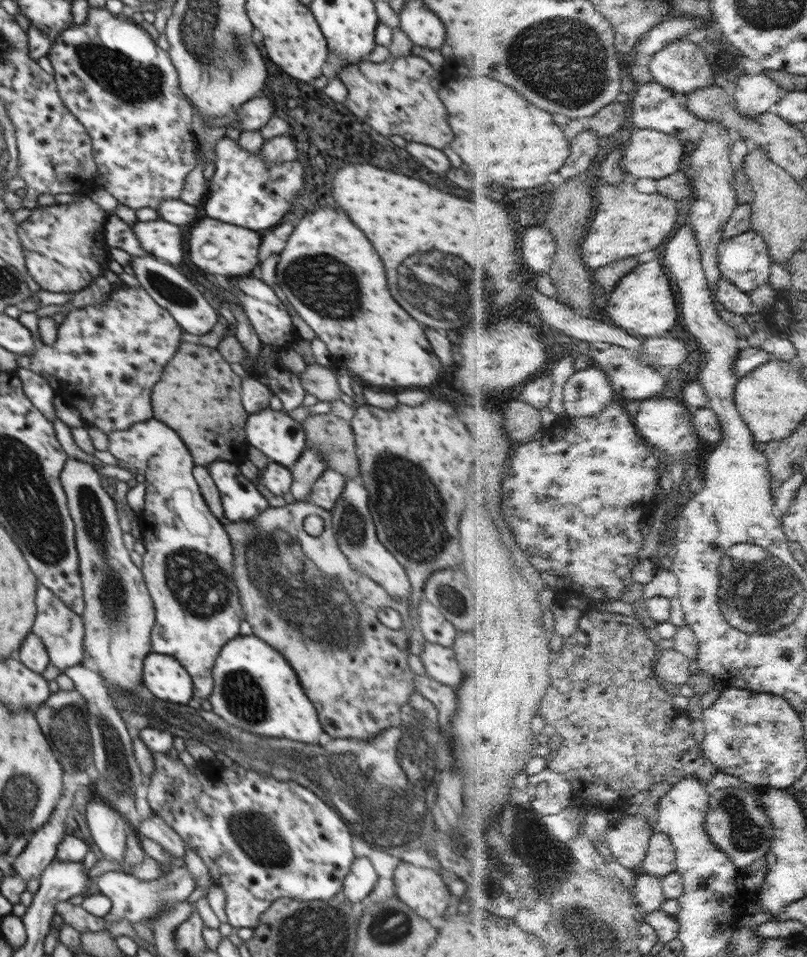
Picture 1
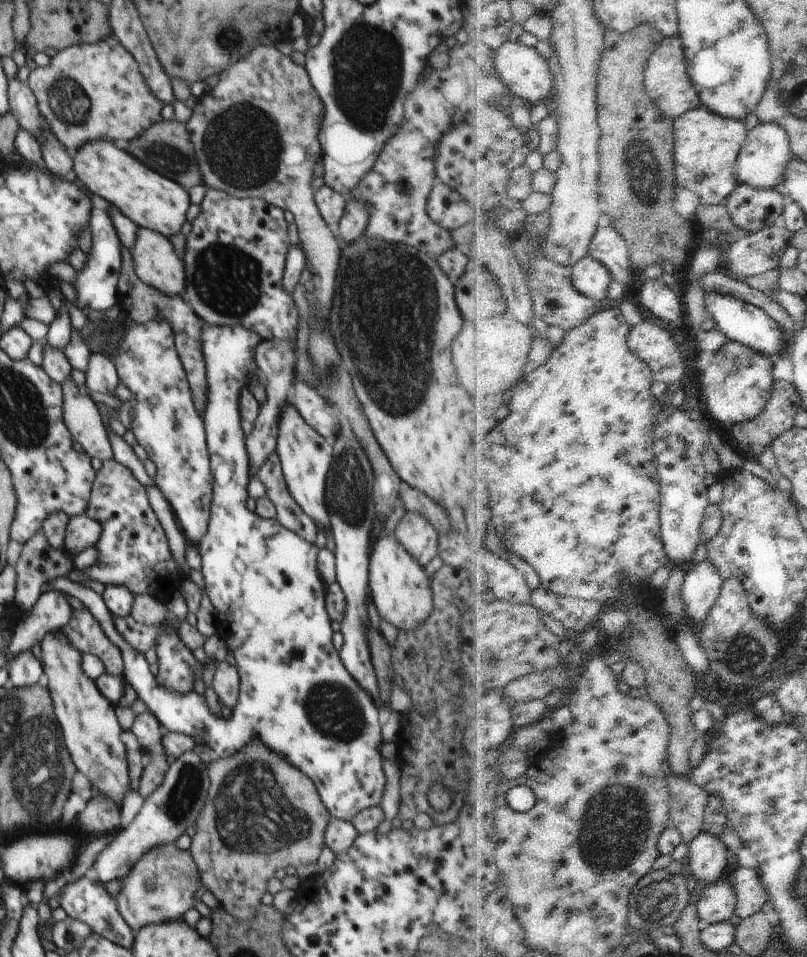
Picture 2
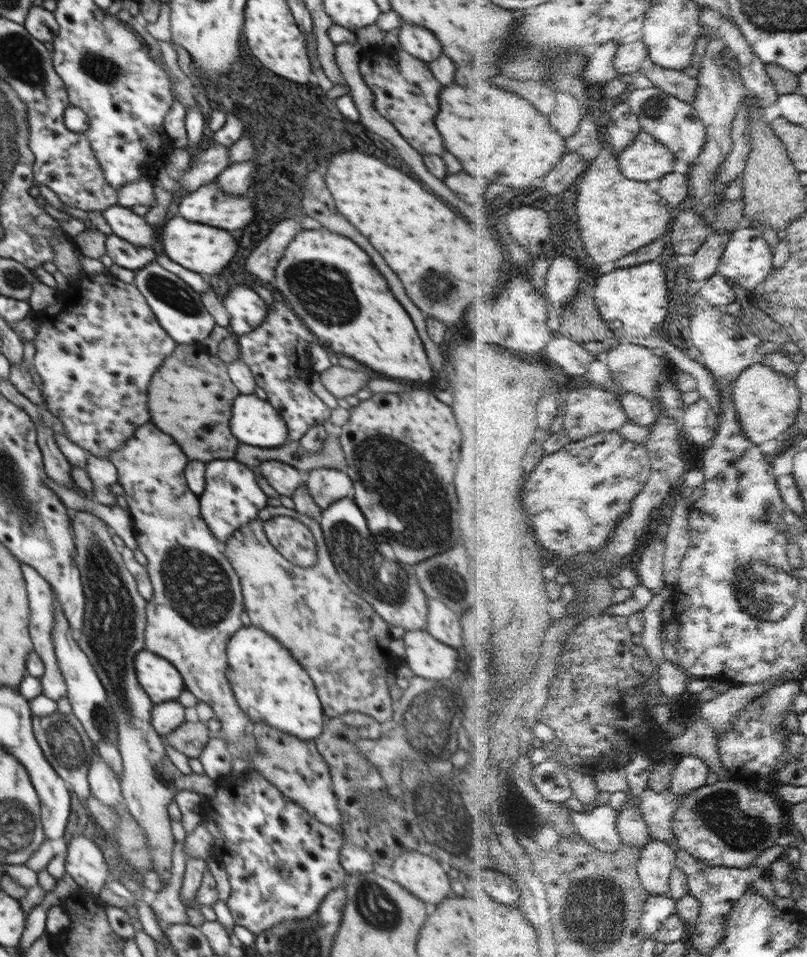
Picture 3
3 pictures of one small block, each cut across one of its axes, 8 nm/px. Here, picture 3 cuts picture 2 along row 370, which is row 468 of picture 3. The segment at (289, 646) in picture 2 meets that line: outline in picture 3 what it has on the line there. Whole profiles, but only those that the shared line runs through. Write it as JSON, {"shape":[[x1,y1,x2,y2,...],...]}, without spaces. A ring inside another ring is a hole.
{"shape":[[236,459,213,460,206,463,205,489,199,495,202,516,209,529,218,539,219,547,225,552,226,539,244,524,258,518,258,513,266,507,268,497,256,483,255,469]]}

